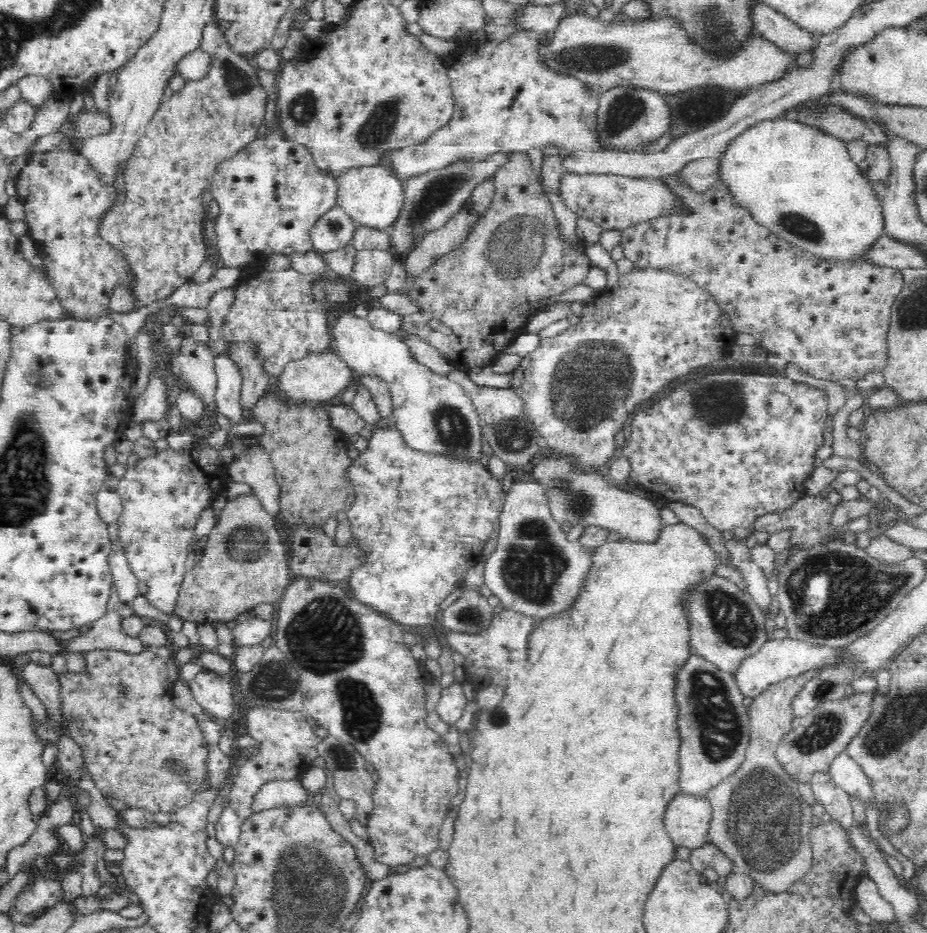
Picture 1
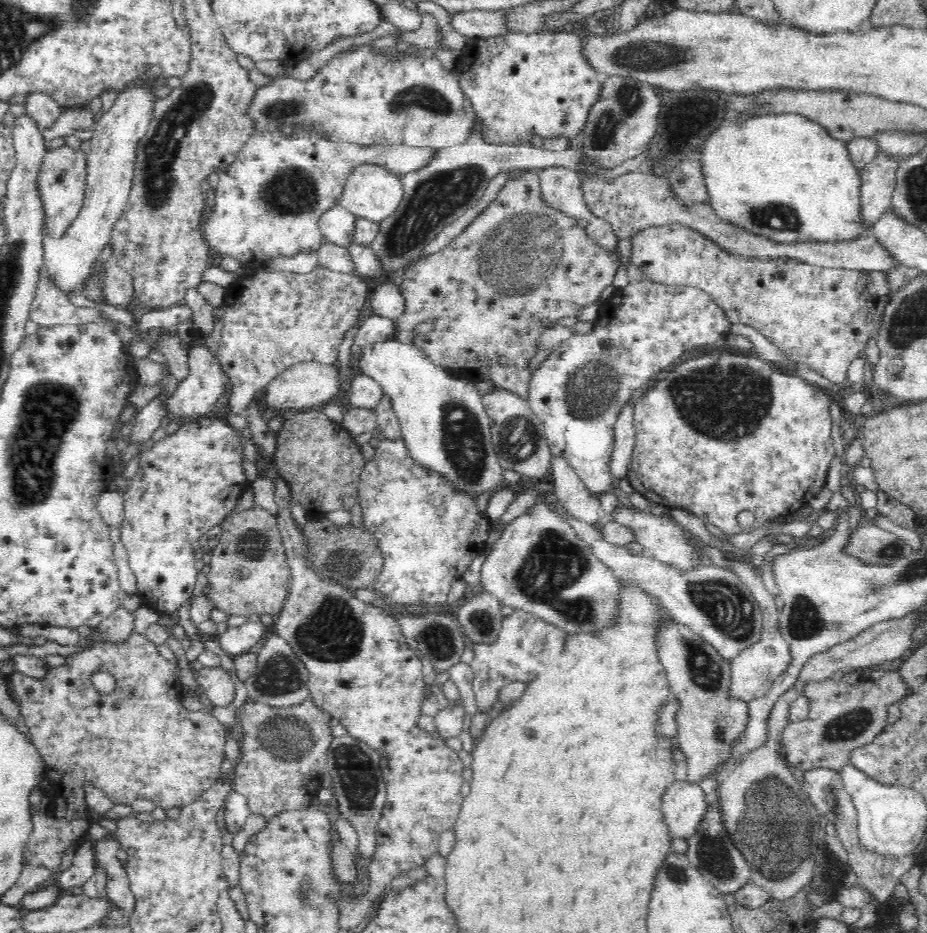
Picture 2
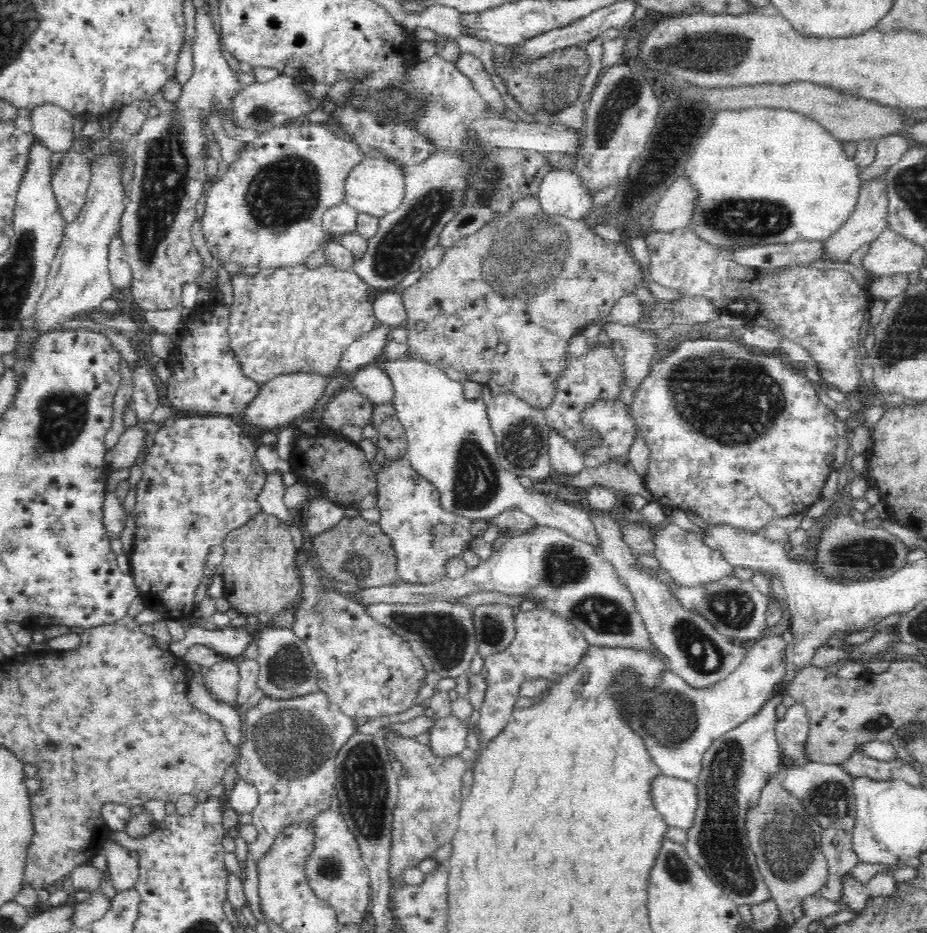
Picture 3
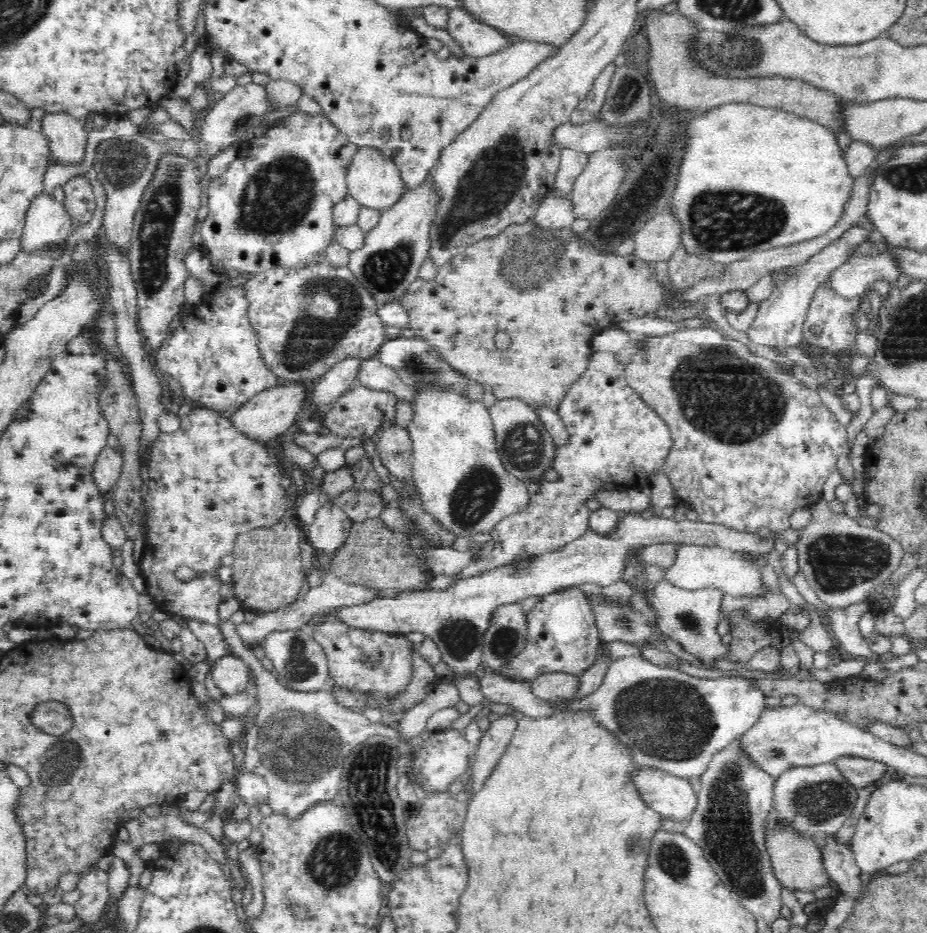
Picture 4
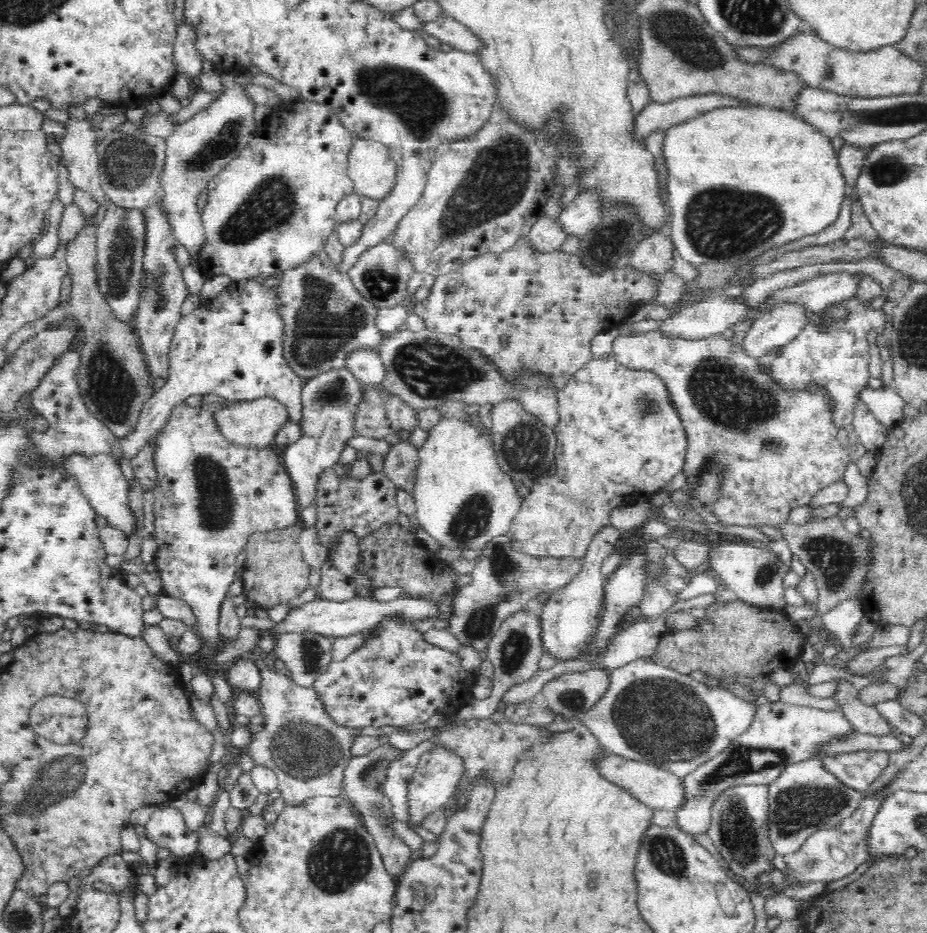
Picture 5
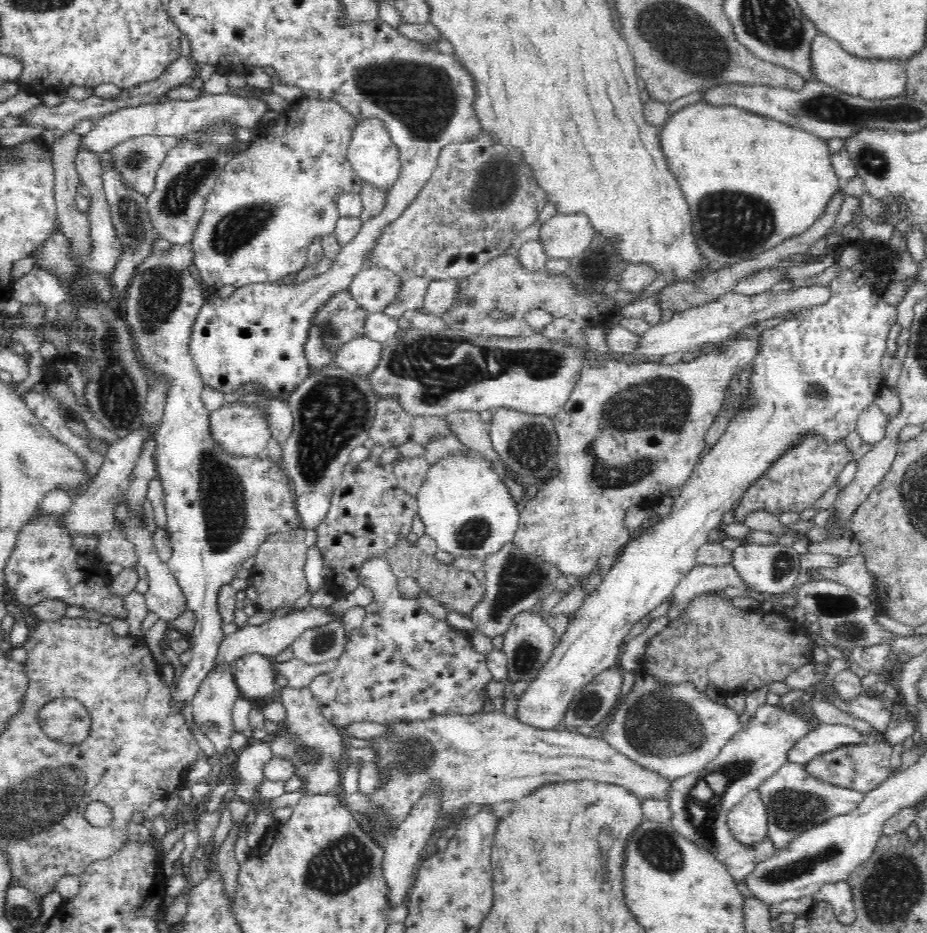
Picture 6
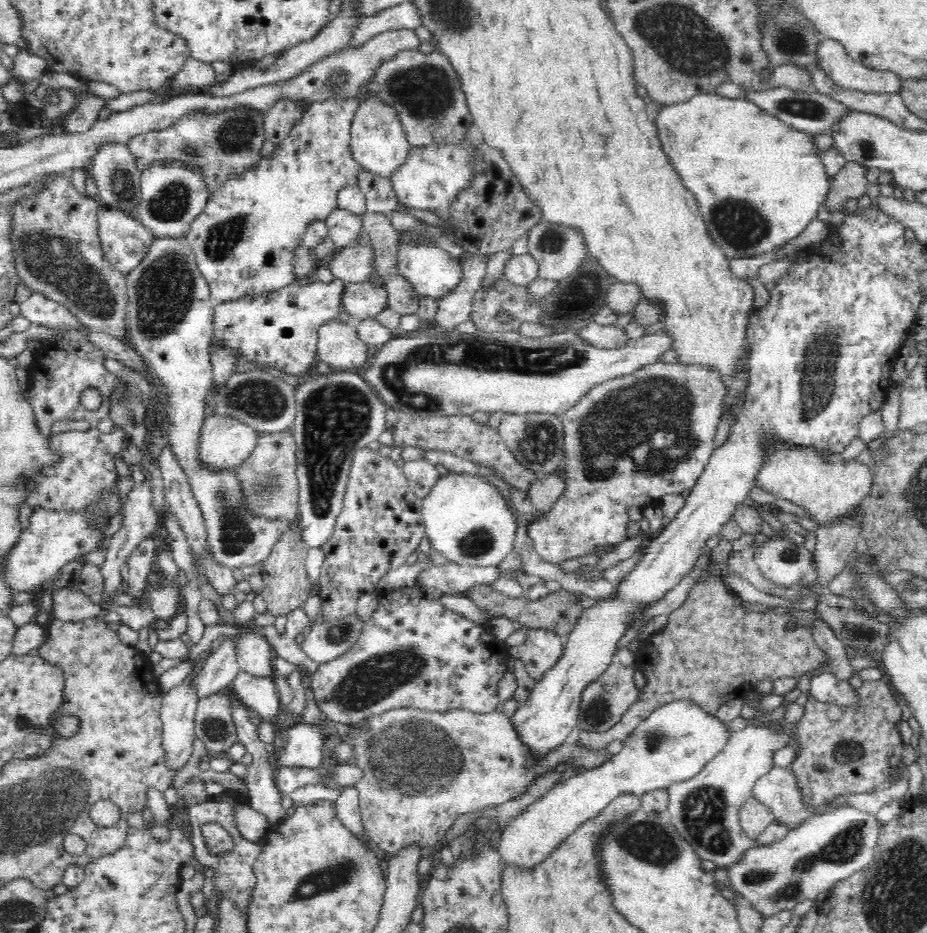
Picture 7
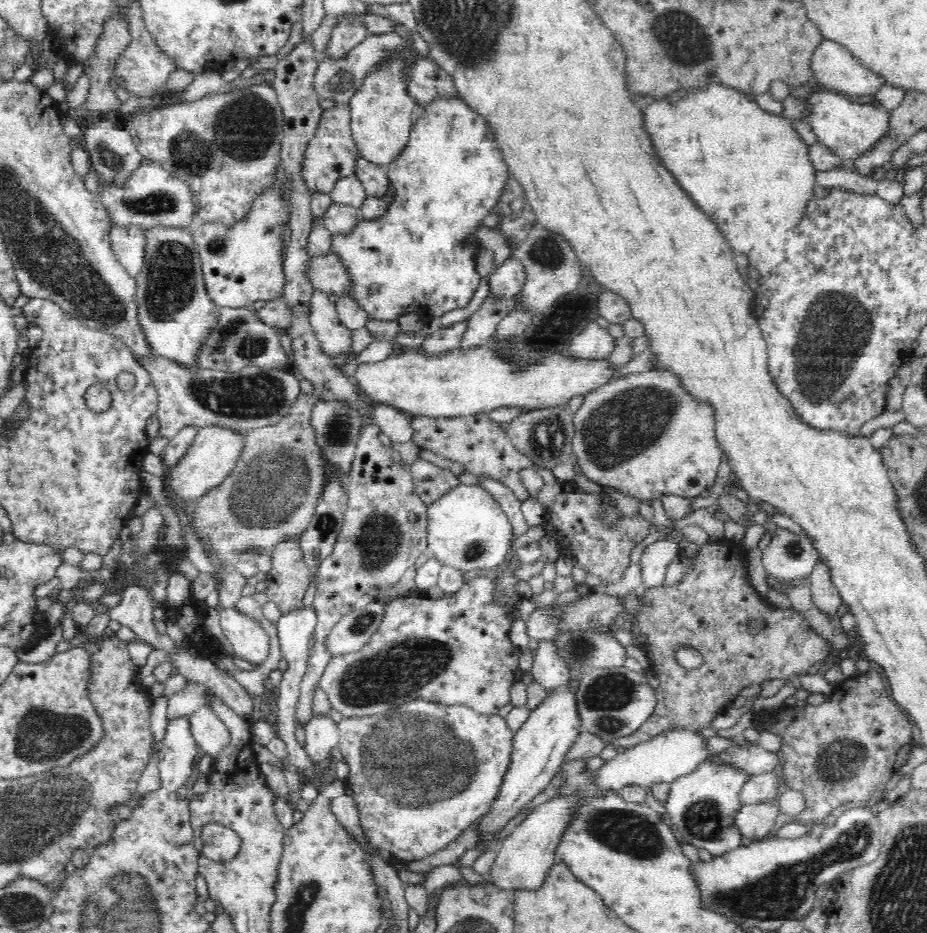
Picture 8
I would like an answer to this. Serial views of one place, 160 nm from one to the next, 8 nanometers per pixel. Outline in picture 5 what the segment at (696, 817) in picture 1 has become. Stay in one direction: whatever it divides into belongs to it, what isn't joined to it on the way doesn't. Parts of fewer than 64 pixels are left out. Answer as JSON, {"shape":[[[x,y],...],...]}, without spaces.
{"shape":[[[609,753],[600,762],[599,771],[608,780],[628,790],[634,798],[637,798],[641,804],[652,811],[676,812],[686,803],[683,779],[679,775],[672,774],[672,771],[664,770],[663,767],[652,766],[651,763],[626,760],[619,755]]]}

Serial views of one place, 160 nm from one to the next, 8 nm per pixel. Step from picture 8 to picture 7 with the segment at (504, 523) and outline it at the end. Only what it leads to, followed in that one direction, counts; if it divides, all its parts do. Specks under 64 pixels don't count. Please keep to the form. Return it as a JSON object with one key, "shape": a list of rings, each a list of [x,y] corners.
{"shape":[[[450,471],[436,479],[422,498],[421,517],[432,548],[449,562],[475,567],[496,567],[513,550],[519,529],[504,494],[485,476]]]}

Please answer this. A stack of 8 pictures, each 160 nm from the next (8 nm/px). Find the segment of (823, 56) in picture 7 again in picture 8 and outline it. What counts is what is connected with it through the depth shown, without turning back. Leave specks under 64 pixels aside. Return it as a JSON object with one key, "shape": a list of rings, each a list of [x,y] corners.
{"shape":[[[822,39],[811,58],[814,81],[827,89],[846,93],[850,97],[875,93],[886,80],[862,66],[848,49],[833,40]]]}

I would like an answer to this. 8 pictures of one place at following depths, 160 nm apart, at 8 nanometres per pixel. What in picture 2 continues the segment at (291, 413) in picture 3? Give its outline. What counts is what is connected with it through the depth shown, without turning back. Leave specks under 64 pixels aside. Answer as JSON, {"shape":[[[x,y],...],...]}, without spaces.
{"shape":[[[300,361],[292,366],[289,366],[282,374],[279,374],[266,388],[266,398],[263,401],[269,410],[302,410],[303,406],[308,408],[319,407],[326,404],[333,396],[338,394],[340,390],[340,372],[338,371],[338,364],[328,364],[314,361]]]}

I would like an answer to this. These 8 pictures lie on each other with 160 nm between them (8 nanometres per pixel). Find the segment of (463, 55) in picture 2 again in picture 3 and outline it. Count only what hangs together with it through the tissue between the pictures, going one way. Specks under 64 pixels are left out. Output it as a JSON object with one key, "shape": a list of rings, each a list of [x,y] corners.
{"shape":[[[493,44],[490,62],[492,74],[506,86],[508,100],[516,102],[518,108],[527,114],[526,121],[557,121],[557,115],[574,106],[582,96],[582,82],[590,72],[590,60],[583,45],[570,45],[551,50],[539,57],[526,57],[516,63],[522,46]]]}

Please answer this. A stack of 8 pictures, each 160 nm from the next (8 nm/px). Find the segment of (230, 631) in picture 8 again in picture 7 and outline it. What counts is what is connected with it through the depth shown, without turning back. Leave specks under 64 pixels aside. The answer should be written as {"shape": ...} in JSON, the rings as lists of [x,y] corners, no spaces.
{"shape":[[[258,633],[236,634],[238,639],[238,665],[254,678],[268,678],[273,673],[274,651],[264,635]]]}

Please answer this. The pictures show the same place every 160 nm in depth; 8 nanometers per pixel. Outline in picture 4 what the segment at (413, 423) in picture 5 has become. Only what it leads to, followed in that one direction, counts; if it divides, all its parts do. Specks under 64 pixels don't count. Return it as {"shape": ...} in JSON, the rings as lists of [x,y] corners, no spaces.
{"shape":[[[356,384],[340,395],[323,414],[323,426],[340,437],[370,439],[384,426],[394,424],[393,412],[397,402],[398,400],[387,392],[368,390],[365,386]]]}

